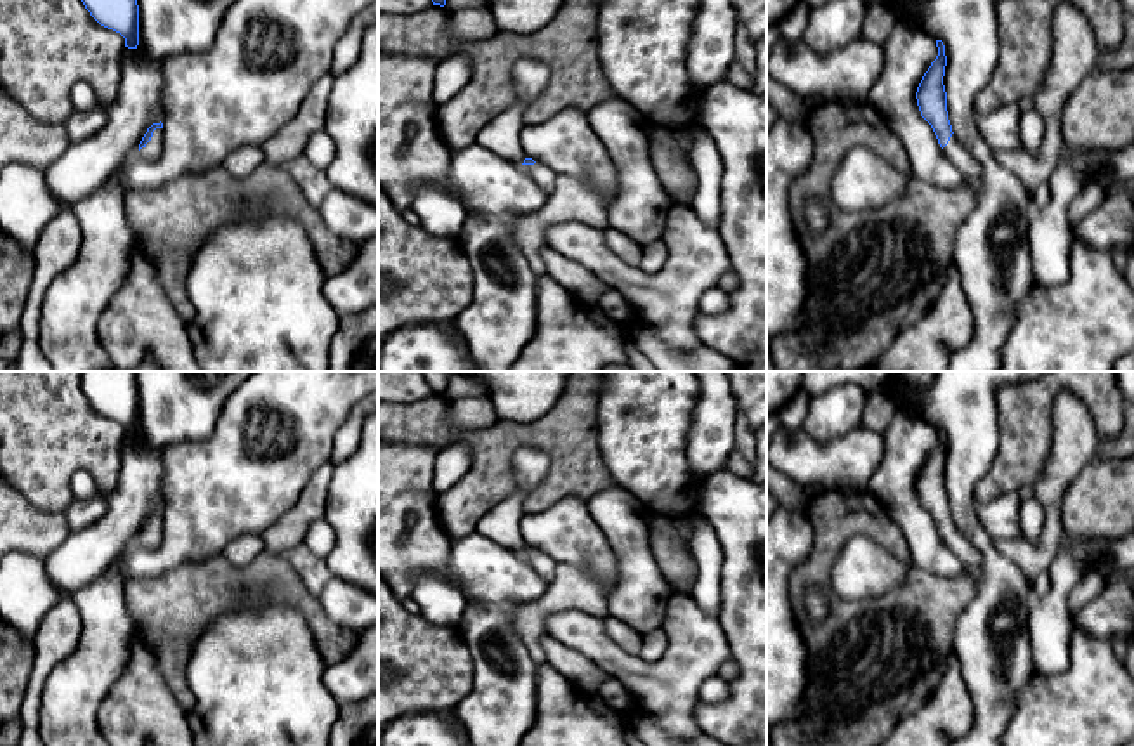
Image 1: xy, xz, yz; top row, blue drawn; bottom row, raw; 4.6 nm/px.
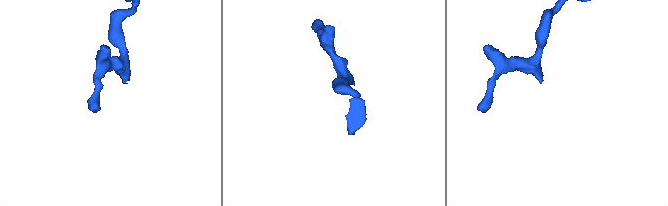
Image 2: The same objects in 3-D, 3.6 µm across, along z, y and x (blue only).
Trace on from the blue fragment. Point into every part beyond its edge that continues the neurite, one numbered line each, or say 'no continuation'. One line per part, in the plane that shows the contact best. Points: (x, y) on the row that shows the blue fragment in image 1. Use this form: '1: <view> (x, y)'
1: xy (153, 148)

